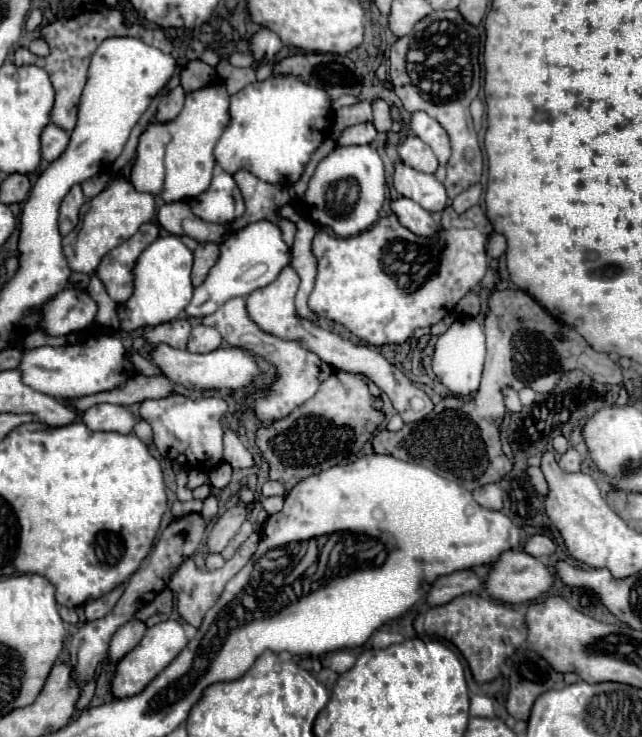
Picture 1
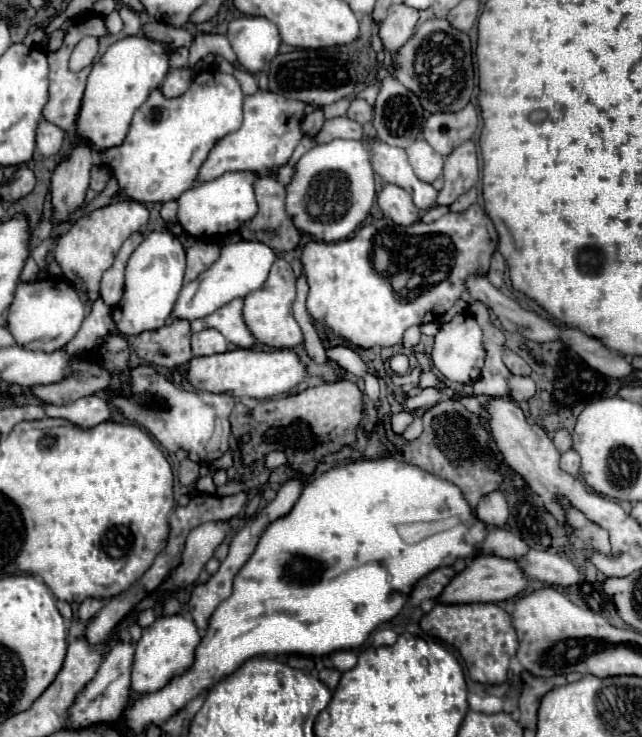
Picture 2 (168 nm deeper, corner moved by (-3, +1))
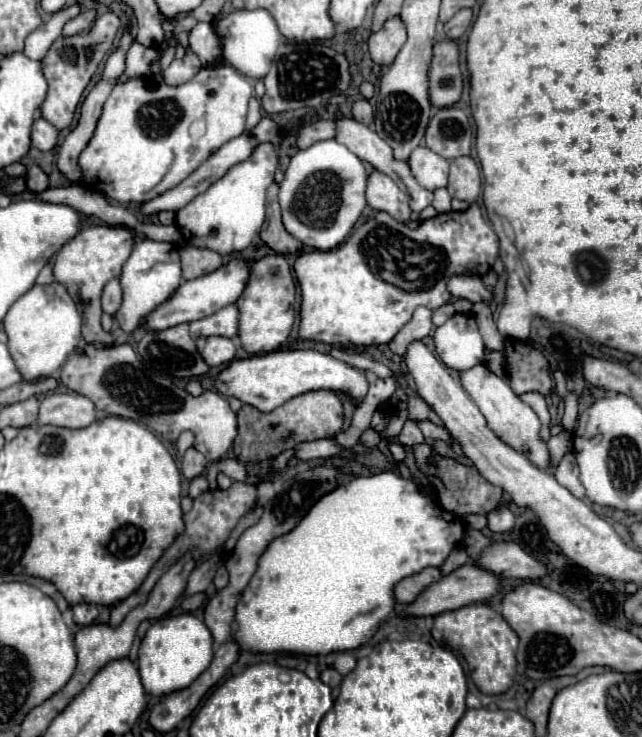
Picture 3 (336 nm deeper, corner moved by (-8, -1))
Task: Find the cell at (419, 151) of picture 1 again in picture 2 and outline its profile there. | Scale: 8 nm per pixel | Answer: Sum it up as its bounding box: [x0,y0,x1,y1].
[406,139,444,183]

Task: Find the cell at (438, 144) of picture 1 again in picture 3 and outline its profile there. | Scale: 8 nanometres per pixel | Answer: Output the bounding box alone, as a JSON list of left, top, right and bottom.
[425,107,473,159]

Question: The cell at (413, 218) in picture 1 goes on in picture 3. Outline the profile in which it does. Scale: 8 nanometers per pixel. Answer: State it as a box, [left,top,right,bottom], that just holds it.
[367,171,411,223]

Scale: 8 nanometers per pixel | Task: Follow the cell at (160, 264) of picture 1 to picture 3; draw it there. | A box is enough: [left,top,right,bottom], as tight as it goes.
[115,239,181,333]

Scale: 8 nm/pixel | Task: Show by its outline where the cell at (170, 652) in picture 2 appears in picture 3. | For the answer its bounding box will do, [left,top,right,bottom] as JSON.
[139,613,213,695]

